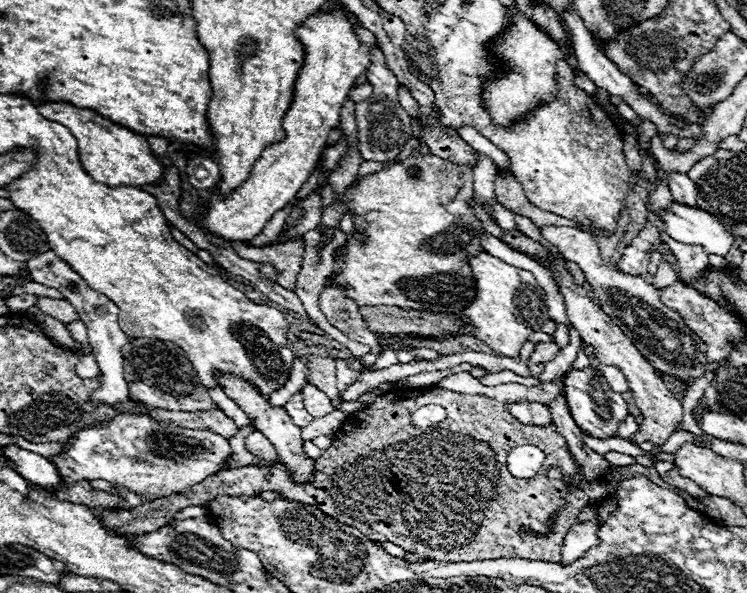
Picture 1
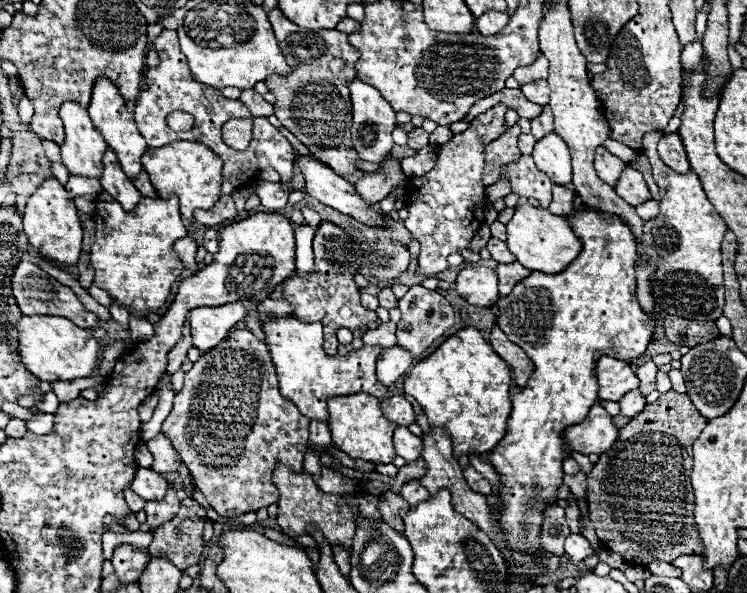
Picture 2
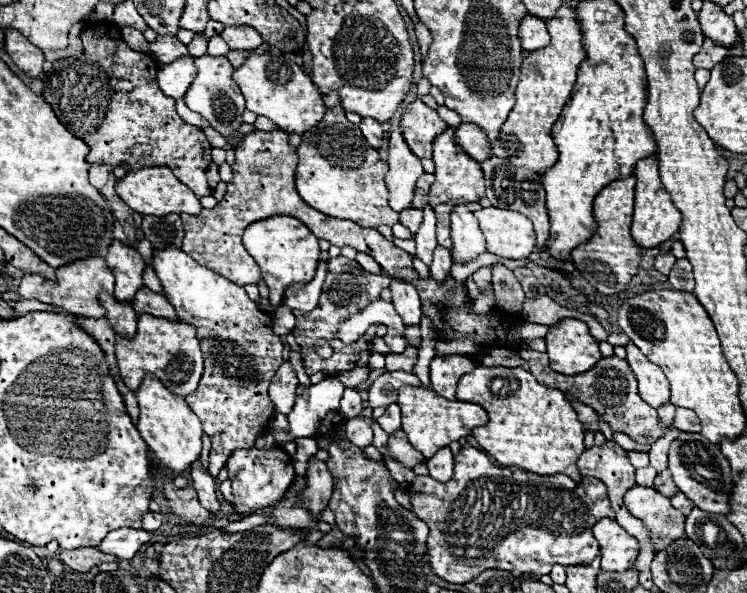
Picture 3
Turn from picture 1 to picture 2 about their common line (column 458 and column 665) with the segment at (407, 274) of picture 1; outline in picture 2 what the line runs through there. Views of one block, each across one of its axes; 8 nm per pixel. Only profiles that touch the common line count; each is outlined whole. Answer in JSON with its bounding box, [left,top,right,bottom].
[642,132,728,322]

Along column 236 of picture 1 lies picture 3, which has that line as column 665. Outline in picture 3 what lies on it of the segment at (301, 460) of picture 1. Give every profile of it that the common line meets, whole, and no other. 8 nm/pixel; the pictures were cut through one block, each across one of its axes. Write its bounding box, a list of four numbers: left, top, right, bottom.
[626,344,670,408]

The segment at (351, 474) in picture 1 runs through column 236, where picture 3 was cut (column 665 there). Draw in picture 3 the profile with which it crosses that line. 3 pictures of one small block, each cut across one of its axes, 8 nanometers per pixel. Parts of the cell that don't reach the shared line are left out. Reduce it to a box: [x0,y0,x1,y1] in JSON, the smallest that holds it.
[654,470,678,498]

